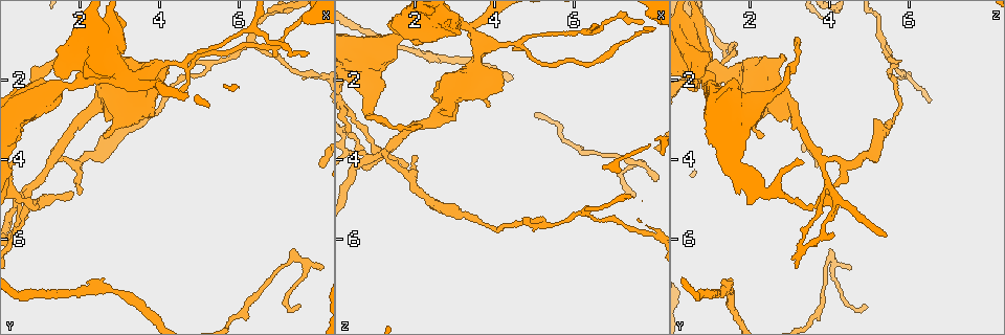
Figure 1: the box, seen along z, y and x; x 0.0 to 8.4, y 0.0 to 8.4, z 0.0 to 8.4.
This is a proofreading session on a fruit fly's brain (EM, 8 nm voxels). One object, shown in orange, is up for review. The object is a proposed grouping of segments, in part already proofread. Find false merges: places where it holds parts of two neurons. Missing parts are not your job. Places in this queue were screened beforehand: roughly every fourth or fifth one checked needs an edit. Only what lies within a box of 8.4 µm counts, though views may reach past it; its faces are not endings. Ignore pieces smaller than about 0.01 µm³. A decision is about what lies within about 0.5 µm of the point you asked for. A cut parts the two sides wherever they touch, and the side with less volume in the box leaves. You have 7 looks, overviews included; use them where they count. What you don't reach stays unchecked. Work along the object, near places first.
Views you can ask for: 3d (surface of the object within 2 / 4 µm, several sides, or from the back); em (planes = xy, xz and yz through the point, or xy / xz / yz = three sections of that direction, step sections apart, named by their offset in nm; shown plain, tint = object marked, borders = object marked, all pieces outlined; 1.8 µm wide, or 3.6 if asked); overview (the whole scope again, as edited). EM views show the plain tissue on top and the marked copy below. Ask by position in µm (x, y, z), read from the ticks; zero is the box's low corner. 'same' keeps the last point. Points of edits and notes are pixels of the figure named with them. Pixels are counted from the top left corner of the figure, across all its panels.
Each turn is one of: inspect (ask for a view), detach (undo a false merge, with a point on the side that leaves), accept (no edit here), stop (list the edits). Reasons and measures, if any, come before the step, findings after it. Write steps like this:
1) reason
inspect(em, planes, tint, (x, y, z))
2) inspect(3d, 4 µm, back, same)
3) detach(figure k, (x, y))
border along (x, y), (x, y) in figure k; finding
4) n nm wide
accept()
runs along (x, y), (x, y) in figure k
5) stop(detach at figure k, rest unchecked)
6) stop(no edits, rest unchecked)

abrupt turn
inspect(em, planes, tint, (7.70, 6.70, 4.05))

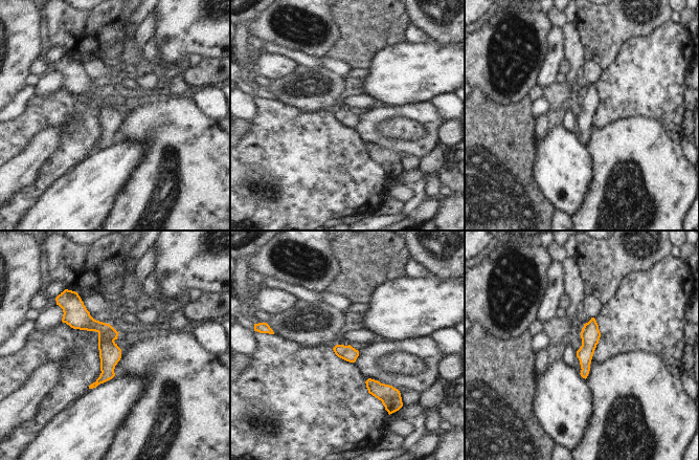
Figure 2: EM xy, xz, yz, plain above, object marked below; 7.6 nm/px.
accept()
runs along (73, 300), (107, 337), (100, 380) in figure 2; all the same neuron

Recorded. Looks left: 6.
calibre changes
inspect(3d, 4 µm, back, (1.35, 1.65, 3.10))

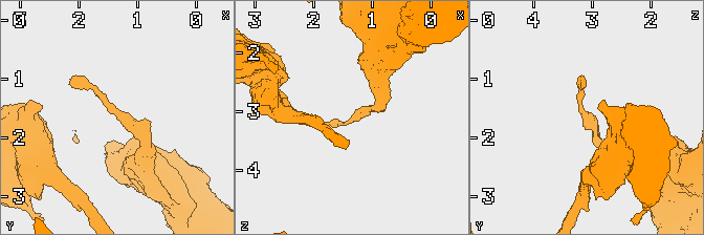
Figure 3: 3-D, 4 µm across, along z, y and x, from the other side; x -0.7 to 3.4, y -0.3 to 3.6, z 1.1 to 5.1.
need the tissue
inspect(em, planes, tint, (1.35, 1.60, 3.10))

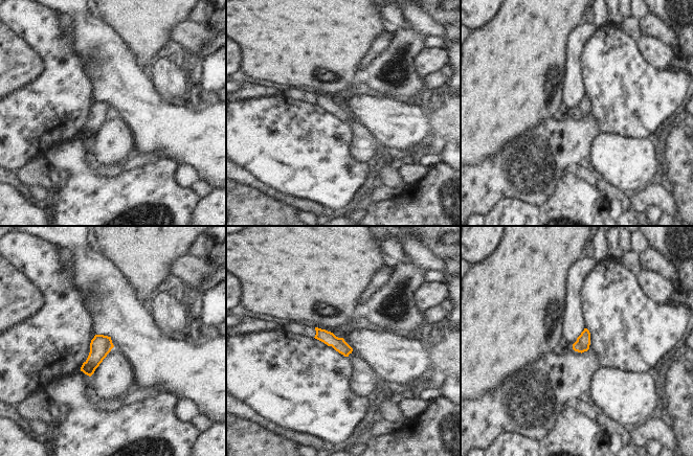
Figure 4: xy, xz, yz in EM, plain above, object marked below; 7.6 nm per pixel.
accept()
runs along (318, 331), (349, 350) in figure 4; continuous, no second neuron

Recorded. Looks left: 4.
three arms meet
inspect(em, xy, step 4, tint, (1.30, 4.00, 3.75))

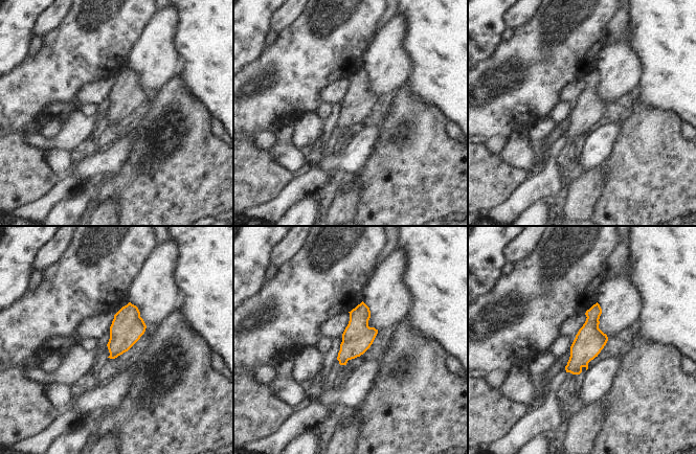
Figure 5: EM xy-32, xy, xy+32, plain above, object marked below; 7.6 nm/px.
another direction
inspect(em, planes, tint, same)

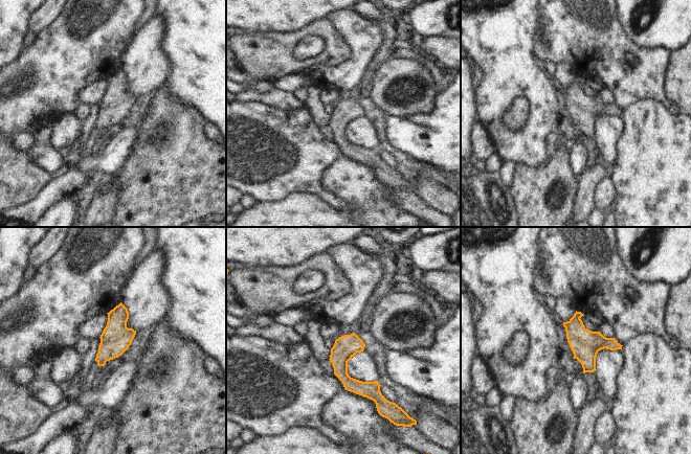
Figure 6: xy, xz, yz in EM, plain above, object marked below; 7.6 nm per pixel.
180 nm wide
accept()
runs along (341, 339), (341, 373), (376, 398) in figure 6; one neuron here

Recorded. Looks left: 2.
stop(no edits, rest unchecked)

